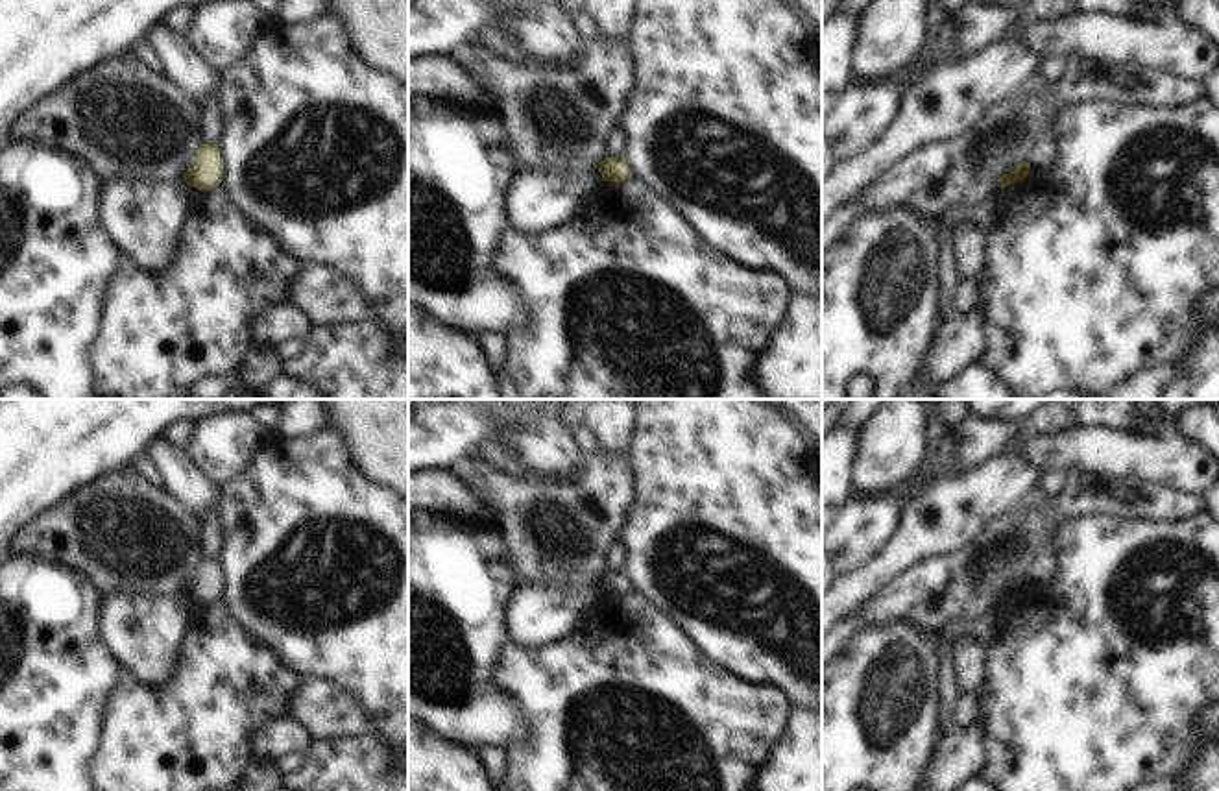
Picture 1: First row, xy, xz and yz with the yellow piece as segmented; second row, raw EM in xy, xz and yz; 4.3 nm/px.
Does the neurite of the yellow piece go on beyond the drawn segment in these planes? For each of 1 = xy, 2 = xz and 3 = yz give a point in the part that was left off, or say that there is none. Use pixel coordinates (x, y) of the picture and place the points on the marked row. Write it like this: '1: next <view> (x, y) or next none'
1: next none
2: next none
3: next none

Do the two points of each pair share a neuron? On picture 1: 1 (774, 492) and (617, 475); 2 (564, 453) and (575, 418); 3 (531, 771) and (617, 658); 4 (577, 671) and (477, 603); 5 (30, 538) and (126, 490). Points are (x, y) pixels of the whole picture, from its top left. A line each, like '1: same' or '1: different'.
1: different
2: different
3: same
4: different
5: same

